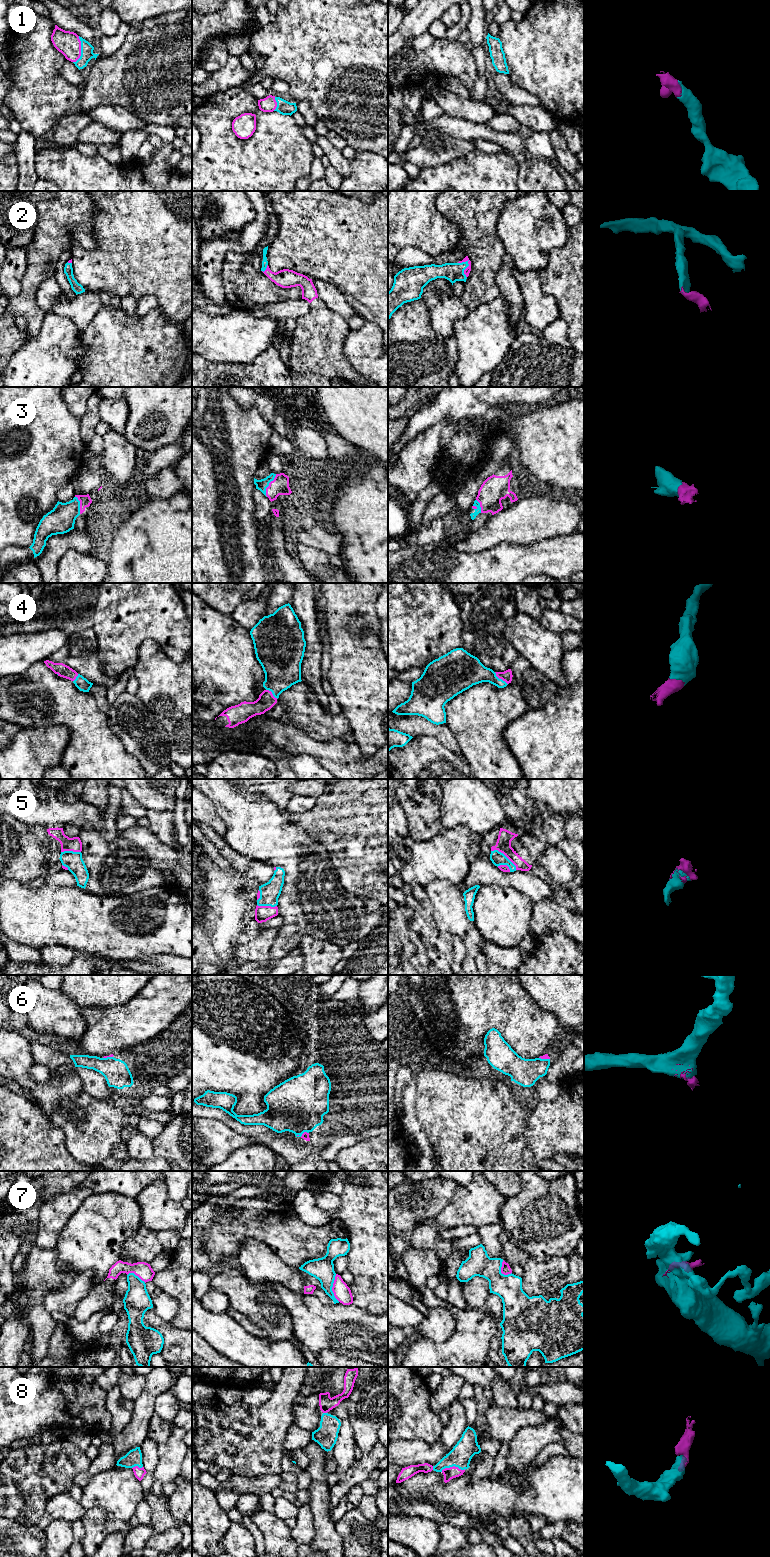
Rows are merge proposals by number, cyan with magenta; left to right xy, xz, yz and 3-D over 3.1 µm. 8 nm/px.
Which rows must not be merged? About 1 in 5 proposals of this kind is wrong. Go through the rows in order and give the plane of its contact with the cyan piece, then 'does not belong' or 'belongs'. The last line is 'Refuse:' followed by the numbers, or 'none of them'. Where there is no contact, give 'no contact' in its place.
1: xy | belongs
2: yz | belongs
3: xz | belongs
4: yz | belongs
5: yz | belongs
6: xz | belongs
7: xz | does not belong
8: yz | belongs
Refuse: 7

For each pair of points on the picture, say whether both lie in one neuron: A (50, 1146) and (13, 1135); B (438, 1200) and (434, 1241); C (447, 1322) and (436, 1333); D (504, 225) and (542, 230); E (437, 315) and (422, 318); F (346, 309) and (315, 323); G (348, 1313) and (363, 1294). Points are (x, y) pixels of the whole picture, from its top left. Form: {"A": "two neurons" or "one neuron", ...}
{"A": "one neuron", "B": "two neurons", "C": "one neuron", "D": "one neuron", "E": "two neurons", "F": "two neurons", "G": "two neurons"}

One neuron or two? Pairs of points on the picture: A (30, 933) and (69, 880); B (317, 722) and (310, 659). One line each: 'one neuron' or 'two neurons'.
A: two neurons
B: two neurons

